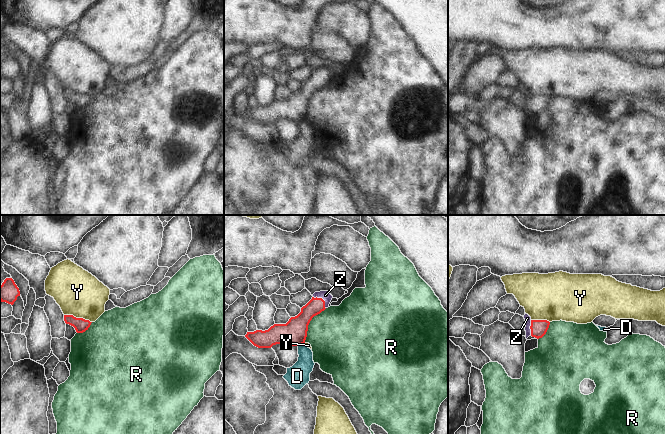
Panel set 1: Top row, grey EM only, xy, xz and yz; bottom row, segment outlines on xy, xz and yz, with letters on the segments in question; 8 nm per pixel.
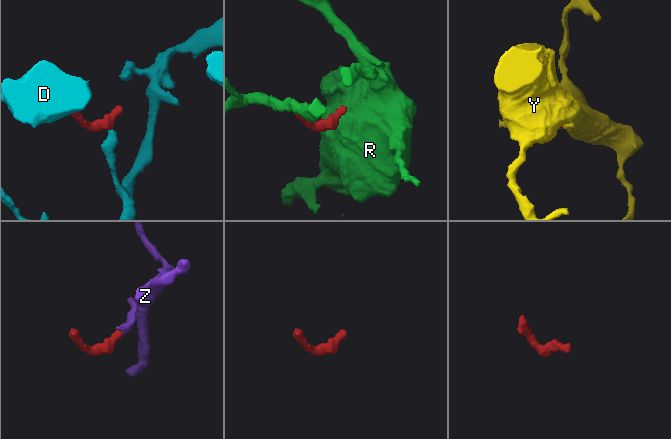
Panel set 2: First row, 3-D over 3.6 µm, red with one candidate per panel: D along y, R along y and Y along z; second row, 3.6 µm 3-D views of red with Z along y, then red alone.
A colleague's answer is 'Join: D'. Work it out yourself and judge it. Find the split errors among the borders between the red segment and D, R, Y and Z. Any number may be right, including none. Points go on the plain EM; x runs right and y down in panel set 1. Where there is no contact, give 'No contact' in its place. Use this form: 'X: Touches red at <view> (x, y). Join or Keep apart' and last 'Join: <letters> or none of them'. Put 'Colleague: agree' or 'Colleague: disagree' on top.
Colleague: disagree
D: Touches red at xz (300, 120). Keep apart
R: Touches red at xz (308, 100). Keep apart
Y: Touches red at xy (78, 94). Keep apart
Z: Touches red at xz (322, 75). Join
Join: Z

